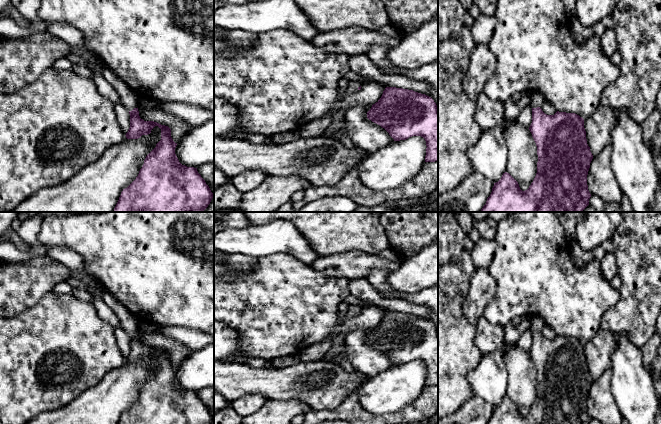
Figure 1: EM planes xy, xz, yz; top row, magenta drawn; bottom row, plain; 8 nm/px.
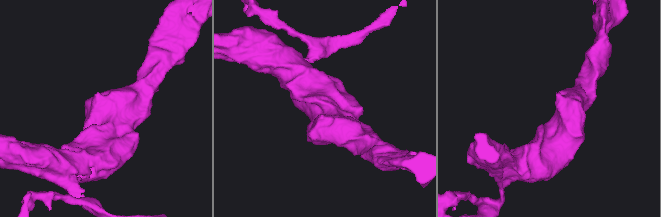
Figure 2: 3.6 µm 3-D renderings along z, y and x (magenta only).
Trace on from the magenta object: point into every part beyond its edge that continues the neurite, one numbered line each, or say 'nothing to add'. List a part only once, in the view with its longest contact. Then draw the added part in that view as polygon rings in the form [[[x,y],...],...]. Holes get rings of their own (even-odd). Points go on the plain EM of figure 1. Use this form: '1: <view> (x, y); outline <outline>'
1: xy (64, 255); outline [[[55,247],[46,250],[45,254],[55,259],[65,267],[72,269],[73,271],[81,274],[84,277],[92,279],[101,291],[101,295],[105,304],[115,313],[117,316],[120,327],[128,334],[132,335],[134,332],[138,332],[138,320],[122,305],[119,301],[113,298],[113,296],[107,292],[93,277],[91,277],[83,269],[83,260],[68,247]]]

